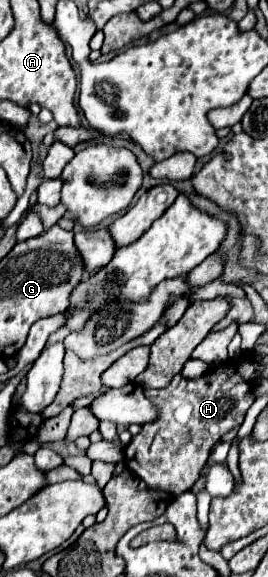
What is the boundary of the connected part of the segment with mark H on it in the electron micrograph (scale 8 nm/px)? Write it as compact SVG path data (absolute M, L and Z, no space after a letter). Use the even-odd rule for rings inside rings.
M235 361L213 367L201 379L189 381L175 375L163 389L147 389L147 399L157 409L157 419L143 425L143 429L125 447L125 467L147 483L149 489L163 489L179 495L199 479L207 455L227 431L239 427L251 403L251 383L239 377Z

